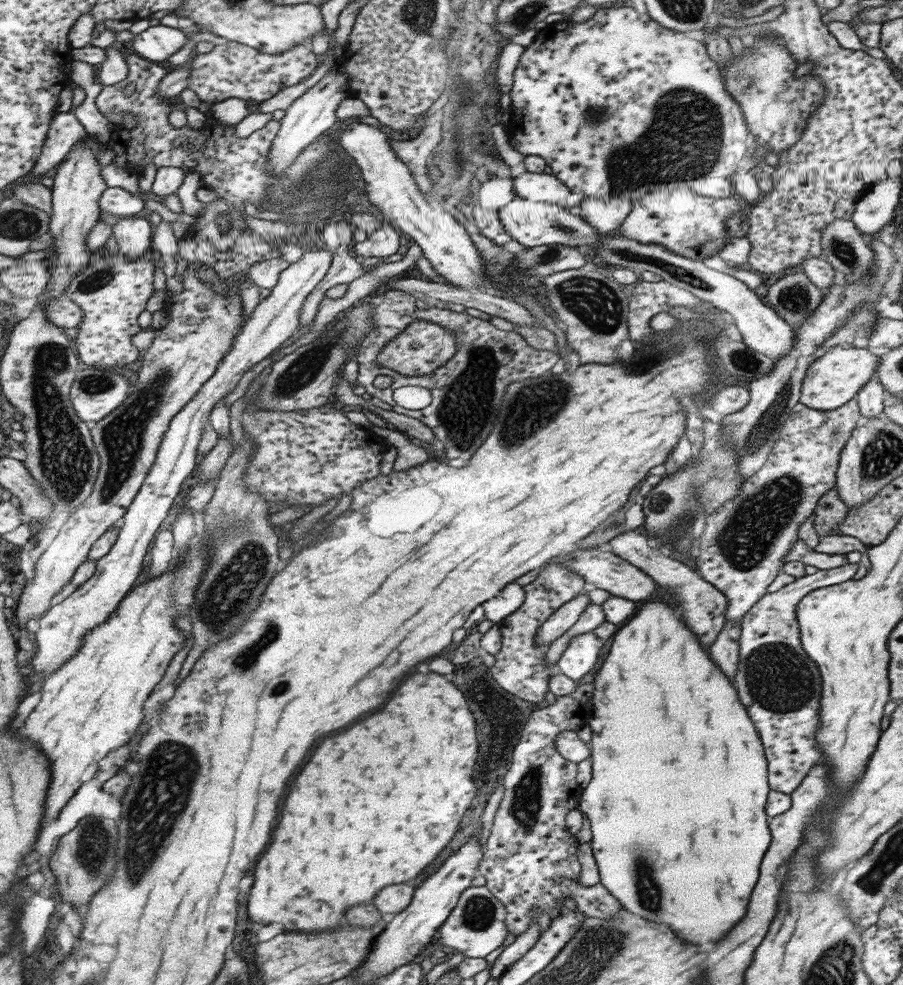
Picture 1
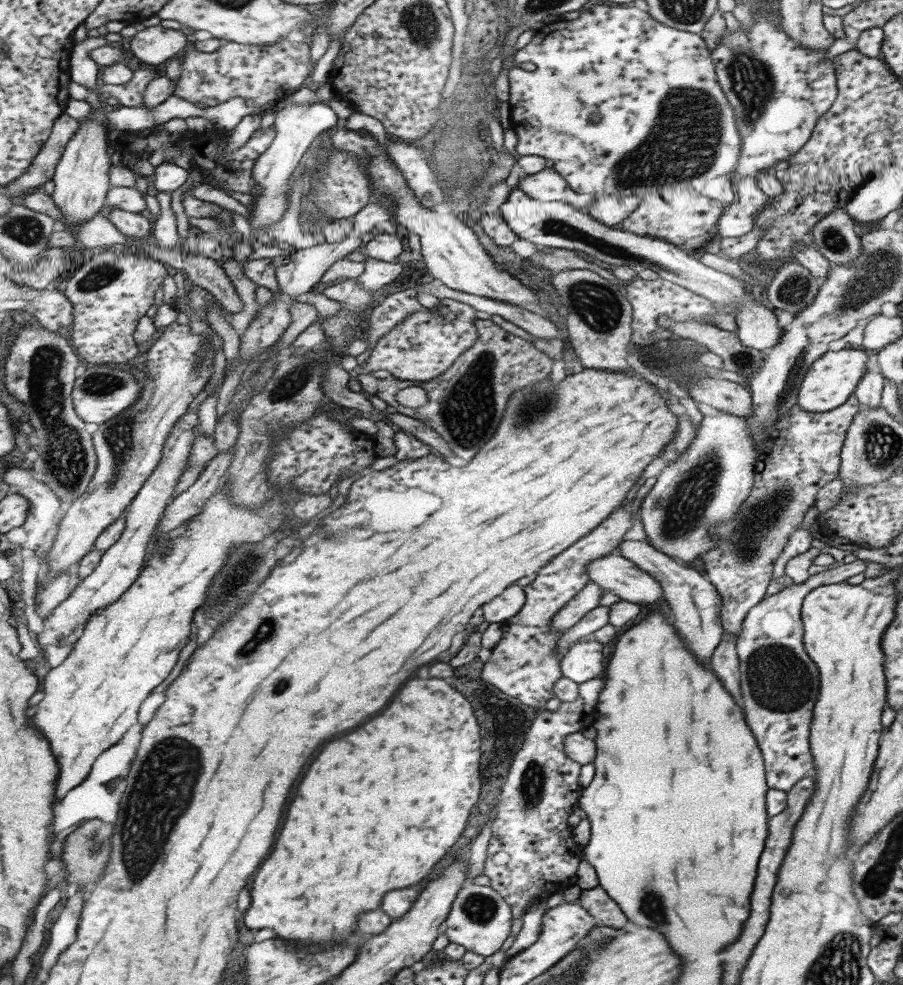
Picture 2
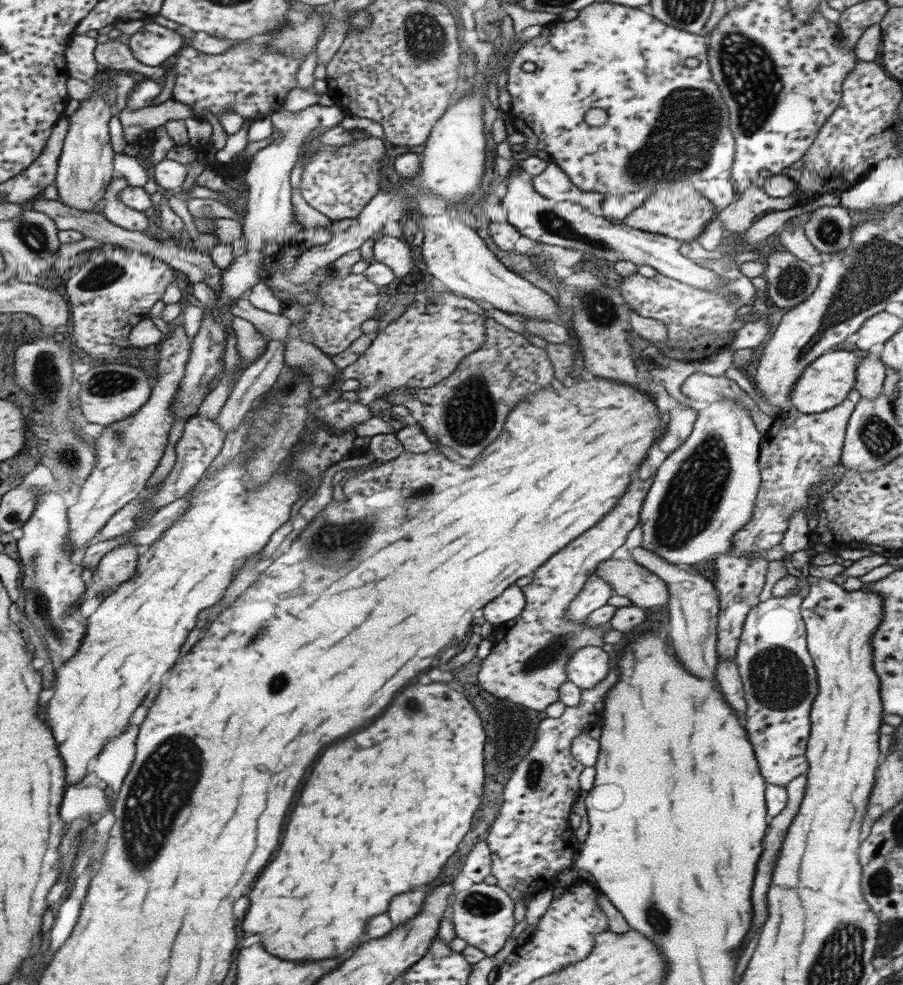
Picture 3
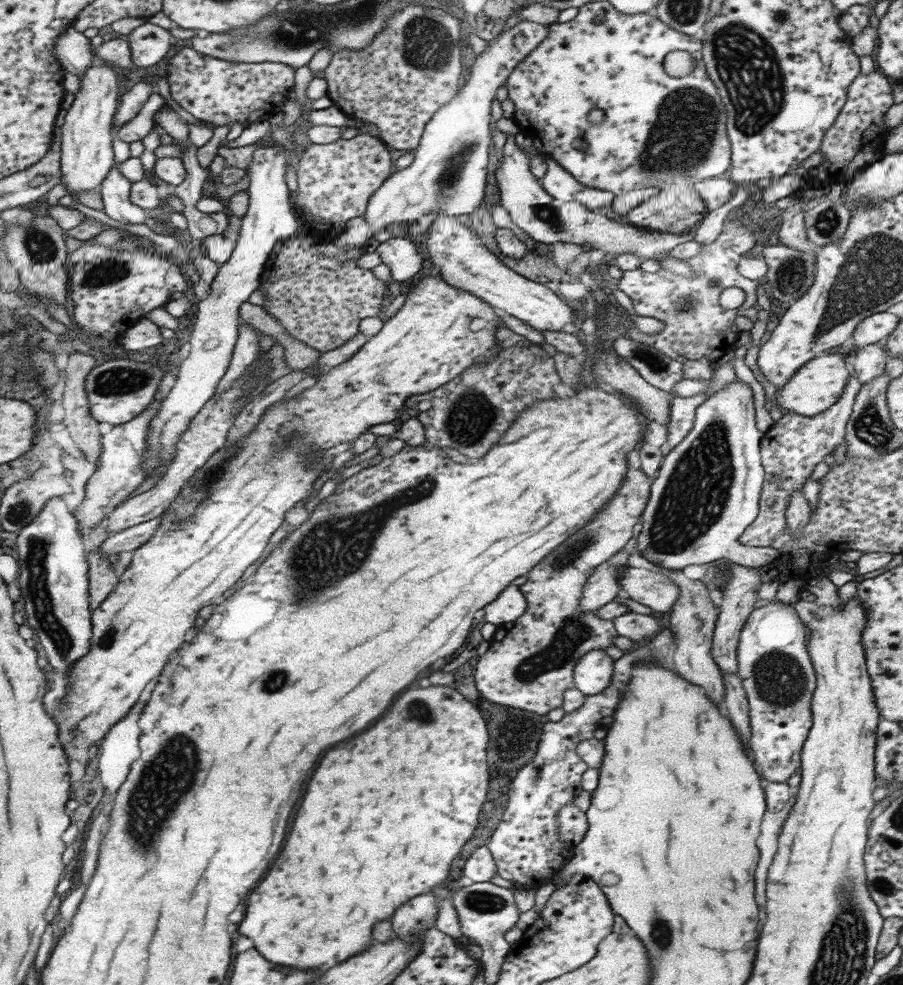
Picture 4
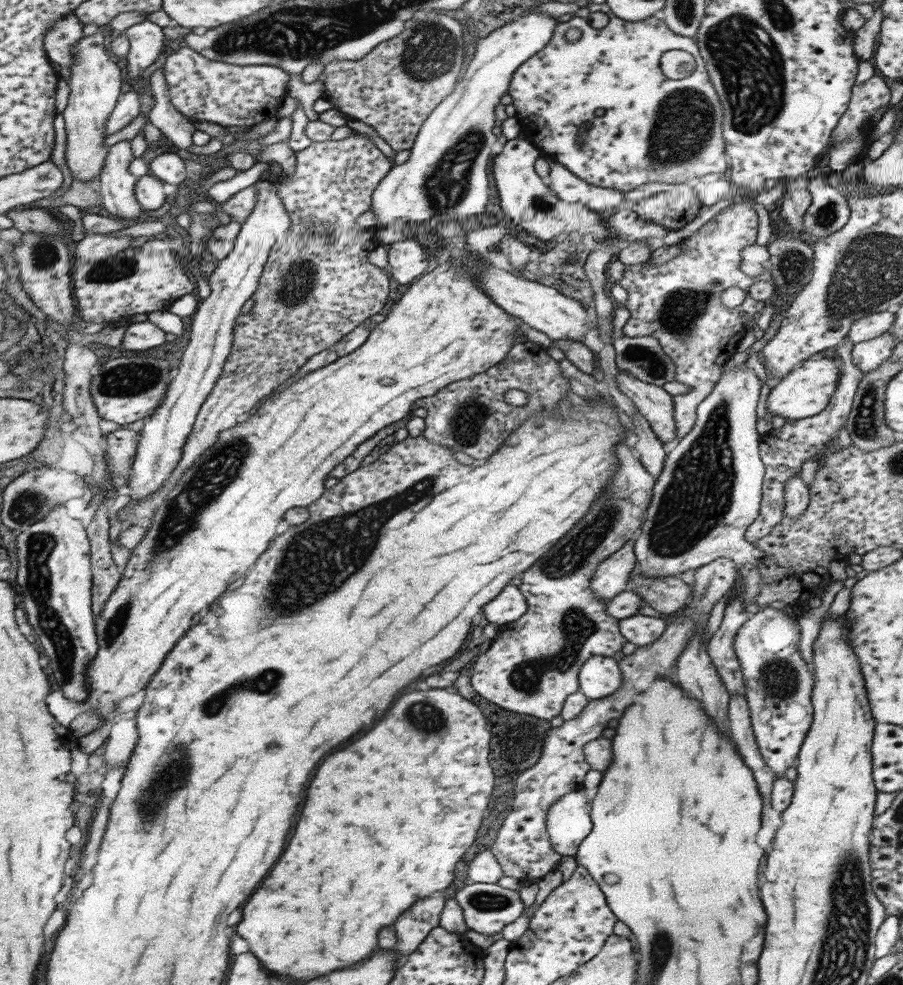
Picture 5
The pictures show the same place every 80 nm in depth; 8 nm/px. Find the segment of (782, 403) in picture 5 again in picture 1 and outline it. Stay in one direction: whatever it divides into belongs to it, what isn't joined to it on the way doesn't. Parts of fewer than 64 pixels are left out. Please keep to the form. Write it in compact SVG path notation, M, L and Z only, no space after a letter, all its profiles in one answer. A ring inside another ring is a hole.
M830 347L822 355L817 355L806 368L802 376L798 402L806 407L822 411L839 408L842 404L854 399L857 391L872 378L879 363L879 357L867 348Z

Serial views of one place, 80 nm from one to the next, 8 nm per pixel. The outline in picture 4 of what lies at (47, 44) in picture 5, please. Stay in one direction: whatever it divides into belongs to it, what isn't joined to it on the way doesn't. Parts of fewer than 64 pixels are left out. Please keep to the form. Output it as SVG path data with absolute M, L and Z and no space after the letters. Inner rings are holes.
M70 25L56 38L53 44L53 56L63 70L71 72L75 76L82 76L92 63L89 44L90 38L86 38Z

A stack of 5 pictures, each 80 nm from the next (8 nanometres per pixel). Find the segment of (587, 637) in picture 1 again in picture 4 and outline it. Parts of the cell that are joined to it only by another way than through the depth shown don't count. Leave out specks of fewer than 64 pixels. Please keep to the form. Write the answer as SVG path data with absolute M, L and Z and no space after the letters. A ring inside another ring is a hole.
M604 650L589 651L580 656L572 670L574 687L584 696L601 692L610 683L612 662Z

